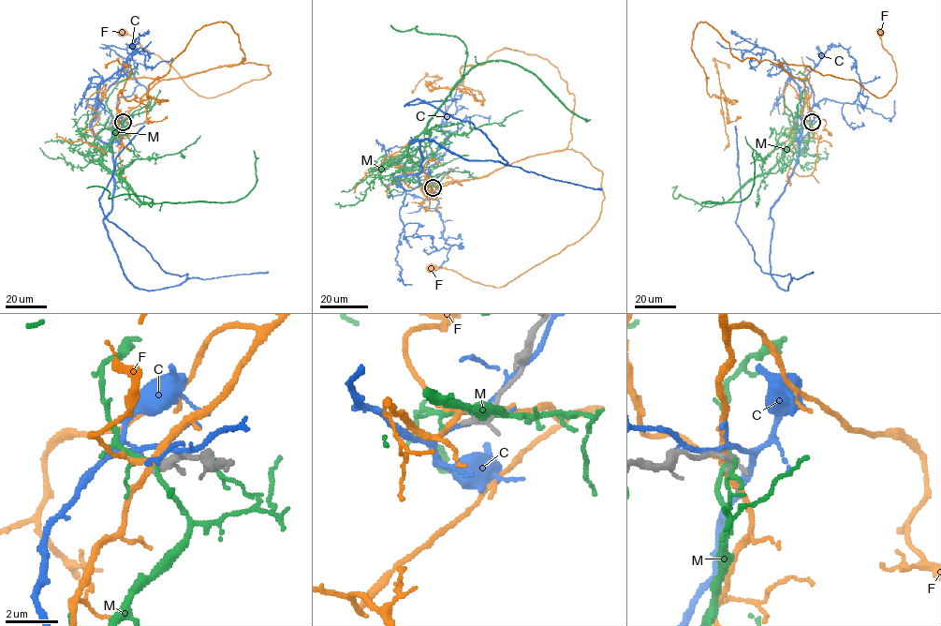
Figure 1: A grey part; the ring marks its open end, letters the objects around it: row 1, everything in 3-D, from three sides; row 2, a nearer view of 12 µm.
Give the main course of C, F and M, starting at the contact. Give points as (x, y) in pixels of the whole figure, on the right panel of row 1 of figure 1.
C: (808, 121), (771, 212), (771, 275), (786, 290), (789, 274), (764, 273), (736, 222), (735, 126)
F: (810, 122), (805, 84), (778, 63), (853, 80), (882, 97), (893, 85), (896, 71), (880, 33)
M: (810, 122), (804, 152), (788, 165), (778, 161), (724, 202), (702, 202), (746, 198), (754, 183), (753, 150)

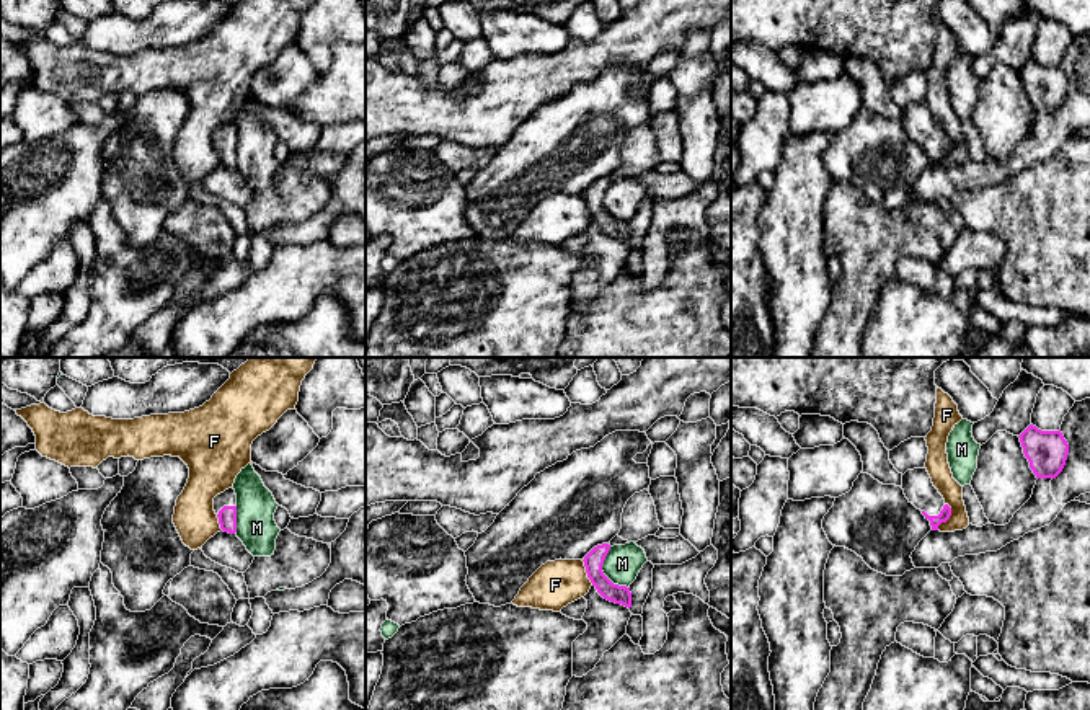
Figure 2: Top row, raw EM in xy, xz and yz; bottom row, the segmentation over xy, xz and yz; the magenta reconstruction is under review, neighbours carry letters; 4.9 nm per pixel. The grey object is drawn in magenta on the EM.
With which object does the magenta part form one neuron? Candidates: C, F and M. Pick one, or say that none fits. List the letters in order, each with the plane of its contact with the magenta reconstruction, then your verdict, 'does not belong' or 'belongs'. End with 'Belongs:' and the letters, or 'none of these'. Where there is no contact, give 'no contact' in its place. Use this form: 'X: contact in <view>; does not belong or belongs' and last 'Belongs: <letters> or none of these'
C: no contact; does not belong
F: contact in yz; does not belong
M: contact in xz; does not belong
Belongs: none of these

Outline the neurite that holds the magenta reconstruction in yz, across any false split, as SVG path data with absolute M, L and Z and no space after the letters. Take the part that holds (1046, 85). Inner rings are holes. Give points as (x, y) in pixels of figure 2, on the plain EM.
M1030 59L1018 72L1036 113L1056 113L1062 106L1069 78L1061 64L1041 65Z

